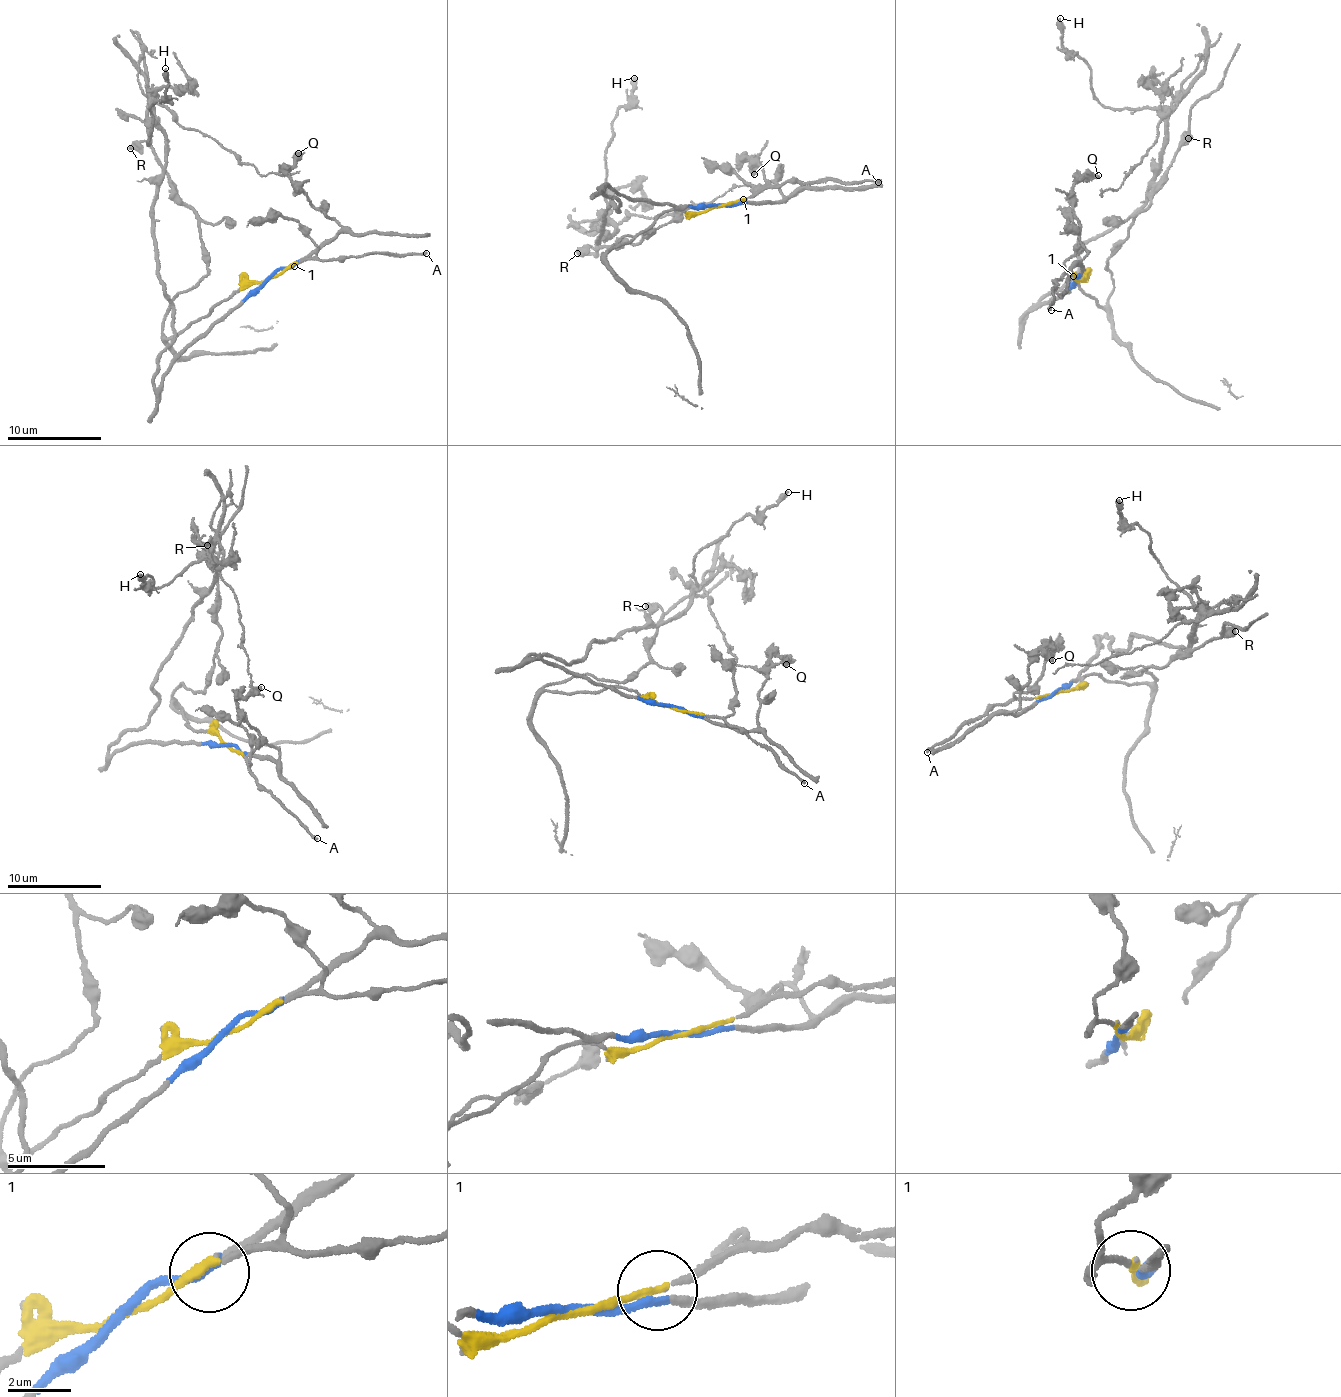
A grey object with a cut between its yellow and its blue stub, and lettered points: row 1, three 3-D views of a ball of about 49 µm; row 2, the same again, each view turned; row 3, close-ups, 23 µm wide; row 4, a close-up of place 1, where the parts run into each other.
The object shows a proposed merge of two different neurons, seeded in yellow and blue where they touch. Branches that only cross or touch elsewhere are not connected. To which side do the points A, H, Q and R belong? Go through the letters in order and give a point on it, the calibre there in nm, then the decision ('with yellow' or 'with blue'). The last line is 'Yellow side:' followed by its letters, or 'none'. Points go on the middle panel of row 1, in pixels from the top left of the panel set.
A: (878, 182) | 200 nm | with yellow
H: (634, 78) | 360 nm | with blue
Q: (754, 174) | 500 nm | with blue
R: (577, 253) | 550 nm | with yellow
Yellow side: A, R

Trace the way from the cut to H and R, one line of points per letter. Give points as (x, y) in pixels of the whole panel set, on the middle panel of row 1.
H: (717, 204), (634, 201), (601, 186), (620, 210), (606, 210), (599, 241), (616, 223), (606, 151), (635, 78)
R: (716, 205), (660, 214), (607, 254), (625, 235), (654, 232), (640, 242), (576, 253)

